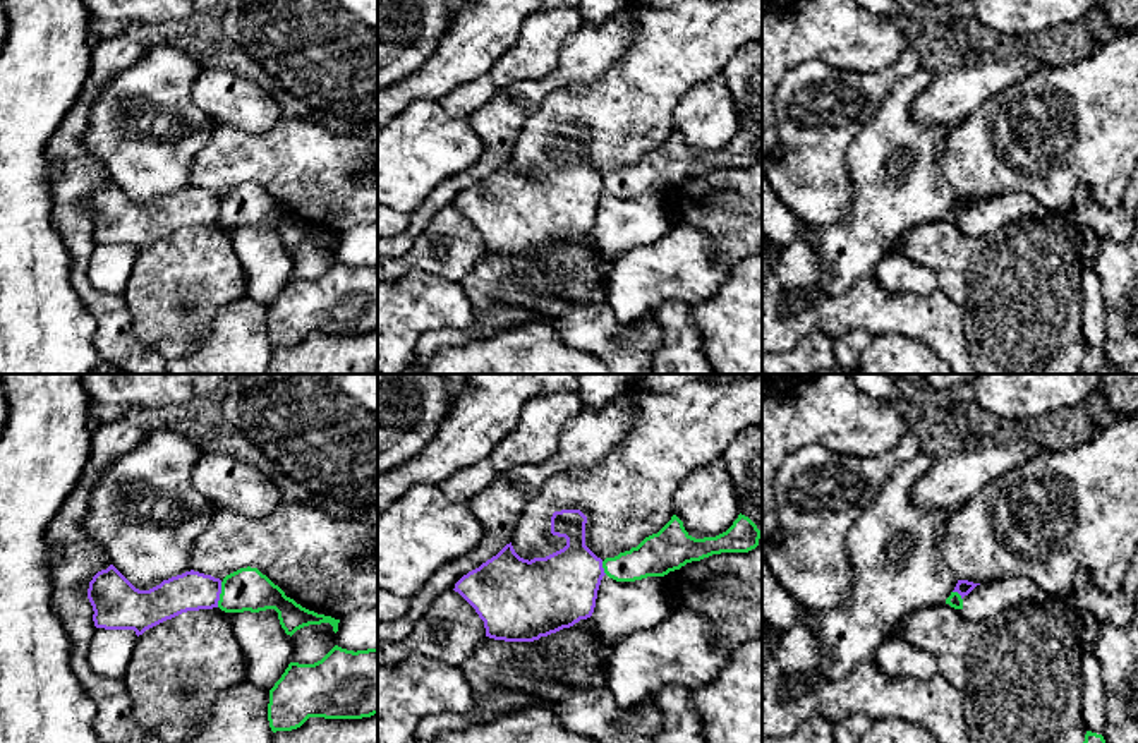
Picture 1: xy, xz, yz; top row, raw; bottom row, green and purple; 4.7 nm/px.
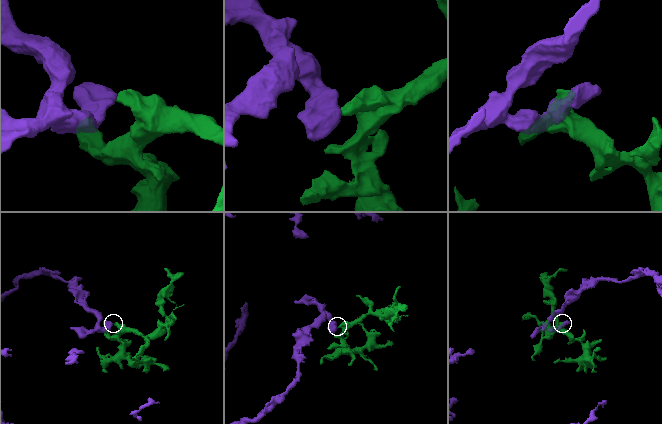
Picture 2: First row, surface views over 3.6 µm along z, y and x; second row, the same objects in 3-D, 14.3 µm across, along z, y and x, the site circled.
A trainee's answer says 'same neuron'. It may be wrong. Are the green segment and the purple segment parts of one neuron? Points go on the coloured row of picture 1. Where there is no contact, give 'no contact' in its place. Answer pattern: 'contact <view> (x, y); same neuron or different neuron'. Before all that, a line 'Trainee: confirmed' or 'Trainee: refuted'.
Trainee: refuted
contact xy (220, 594); different neuron

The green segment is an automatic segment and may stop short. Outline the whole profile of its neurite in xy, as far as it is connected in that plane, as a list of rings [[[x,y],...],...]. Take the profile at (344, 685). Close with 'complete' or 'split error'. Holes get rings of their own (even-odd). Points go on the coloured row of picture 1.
[[[335,645],[314,664],[290,662],[269,690],[268,721],[273,733],[300,728],[309,717],[362,719],[378,714],[378,649],[347,650]]]; complete

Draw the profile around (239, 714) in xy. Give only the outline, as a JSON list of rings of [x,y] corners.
[[[251,681],[228,686],[208,707],[192,733],[179,743],[271,743],[273,731],[268,721],[268,704],[269,690]]]

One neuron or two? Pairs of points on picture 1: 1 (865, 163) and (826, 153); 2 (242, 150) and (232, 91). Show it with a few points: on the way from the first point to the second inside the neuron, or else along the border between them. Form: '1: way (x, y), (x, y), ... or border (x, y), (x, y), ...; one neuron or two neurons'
1: border (869, 124), (848, 148), (850, 198); two neurons
2: border (278, 117), (265, 131), (217, 126); two neurons

